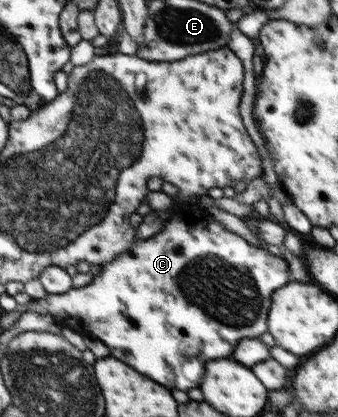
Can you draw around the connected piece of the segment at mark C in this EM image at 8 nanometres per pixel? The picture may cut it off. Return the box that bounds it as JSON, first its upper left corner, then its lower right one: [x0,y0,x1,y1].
[28,203,289,390]

